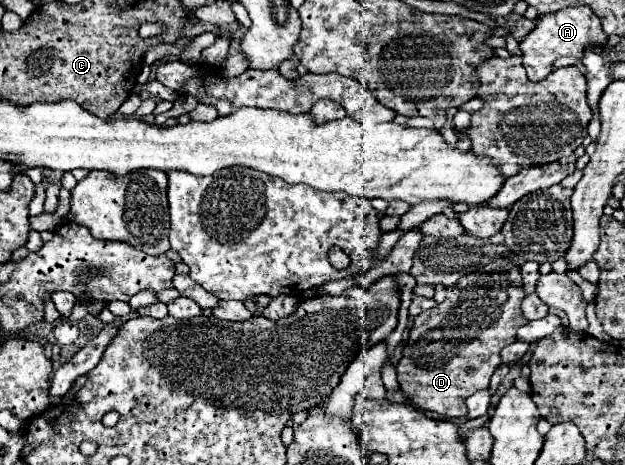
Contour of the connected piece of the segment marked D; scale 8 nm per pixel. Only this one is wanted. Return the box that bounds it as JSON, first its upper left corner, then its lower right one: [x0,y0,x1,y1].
[398,260,526,416]

